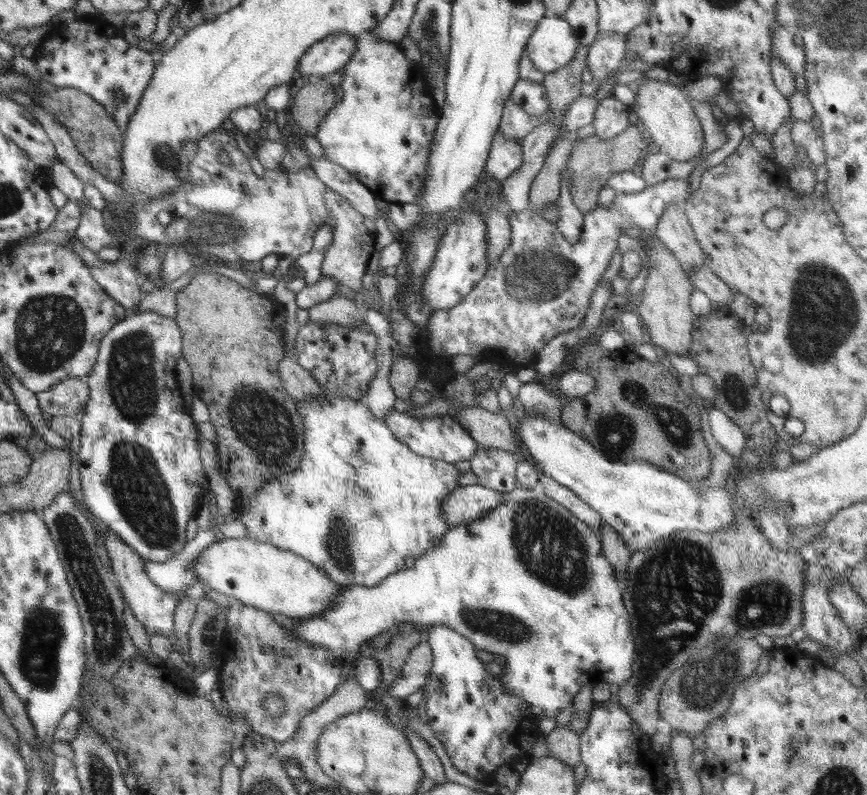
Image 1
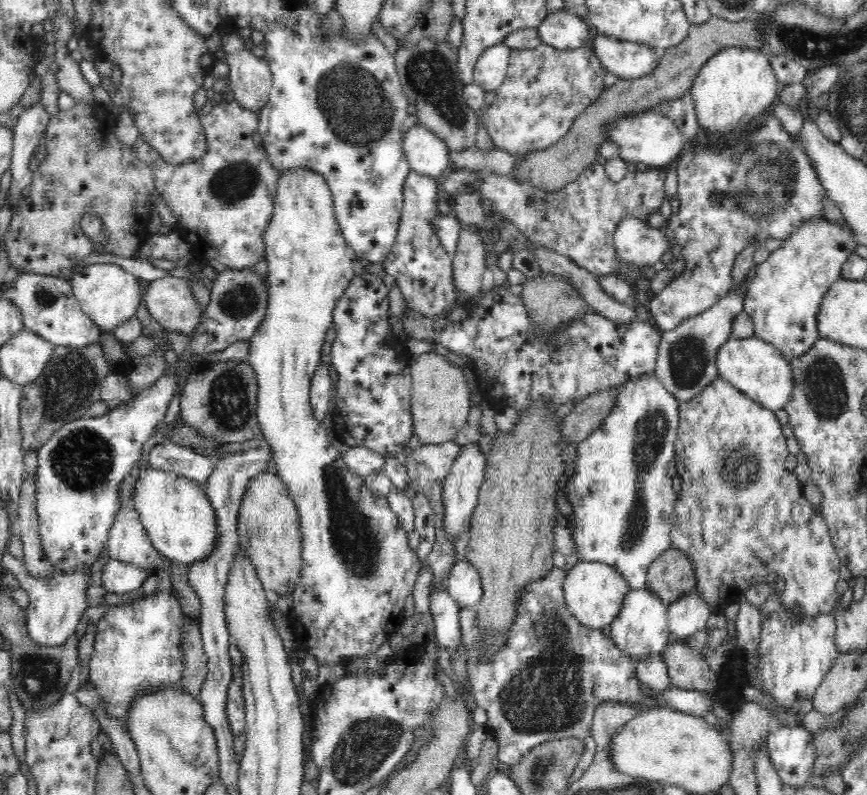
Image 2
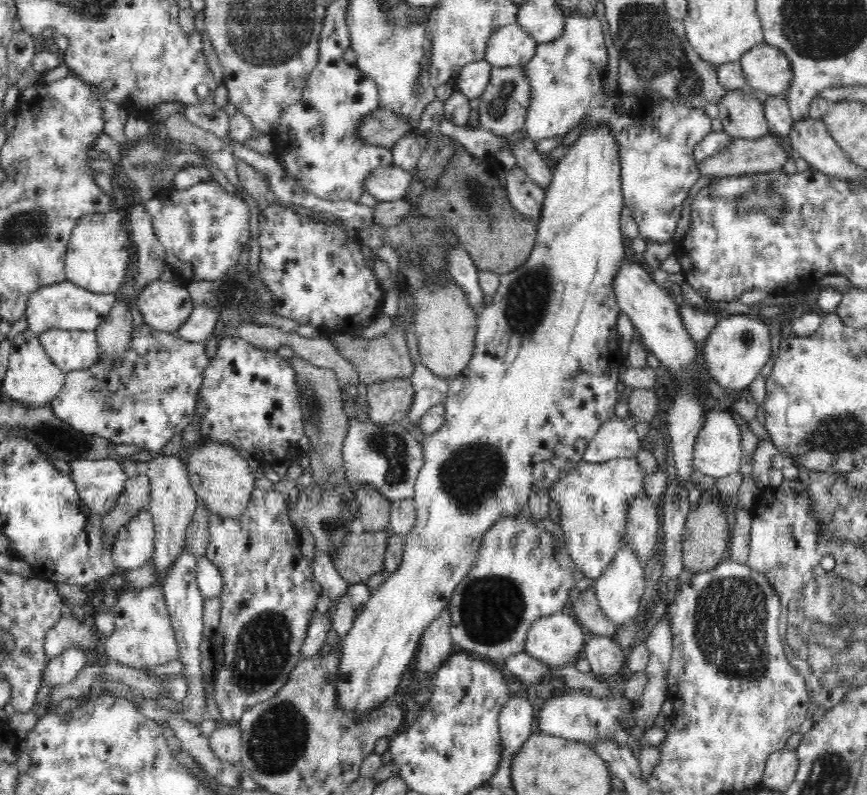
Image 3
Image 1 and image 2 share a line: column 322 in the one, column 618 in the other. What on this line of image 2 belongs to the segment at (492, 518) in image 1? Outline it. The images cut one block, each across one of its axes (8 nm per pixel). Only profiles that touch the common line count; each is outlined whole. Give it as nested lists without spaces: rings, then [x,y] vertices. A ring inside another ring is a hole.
[[[630,589],[625,596],[621,611],[609,624],[610,638],[618,648],[627,652],[634,660],[660,656],[668,644],[669,629],[667,604],[664,604],[656,593],[646,589]]]

